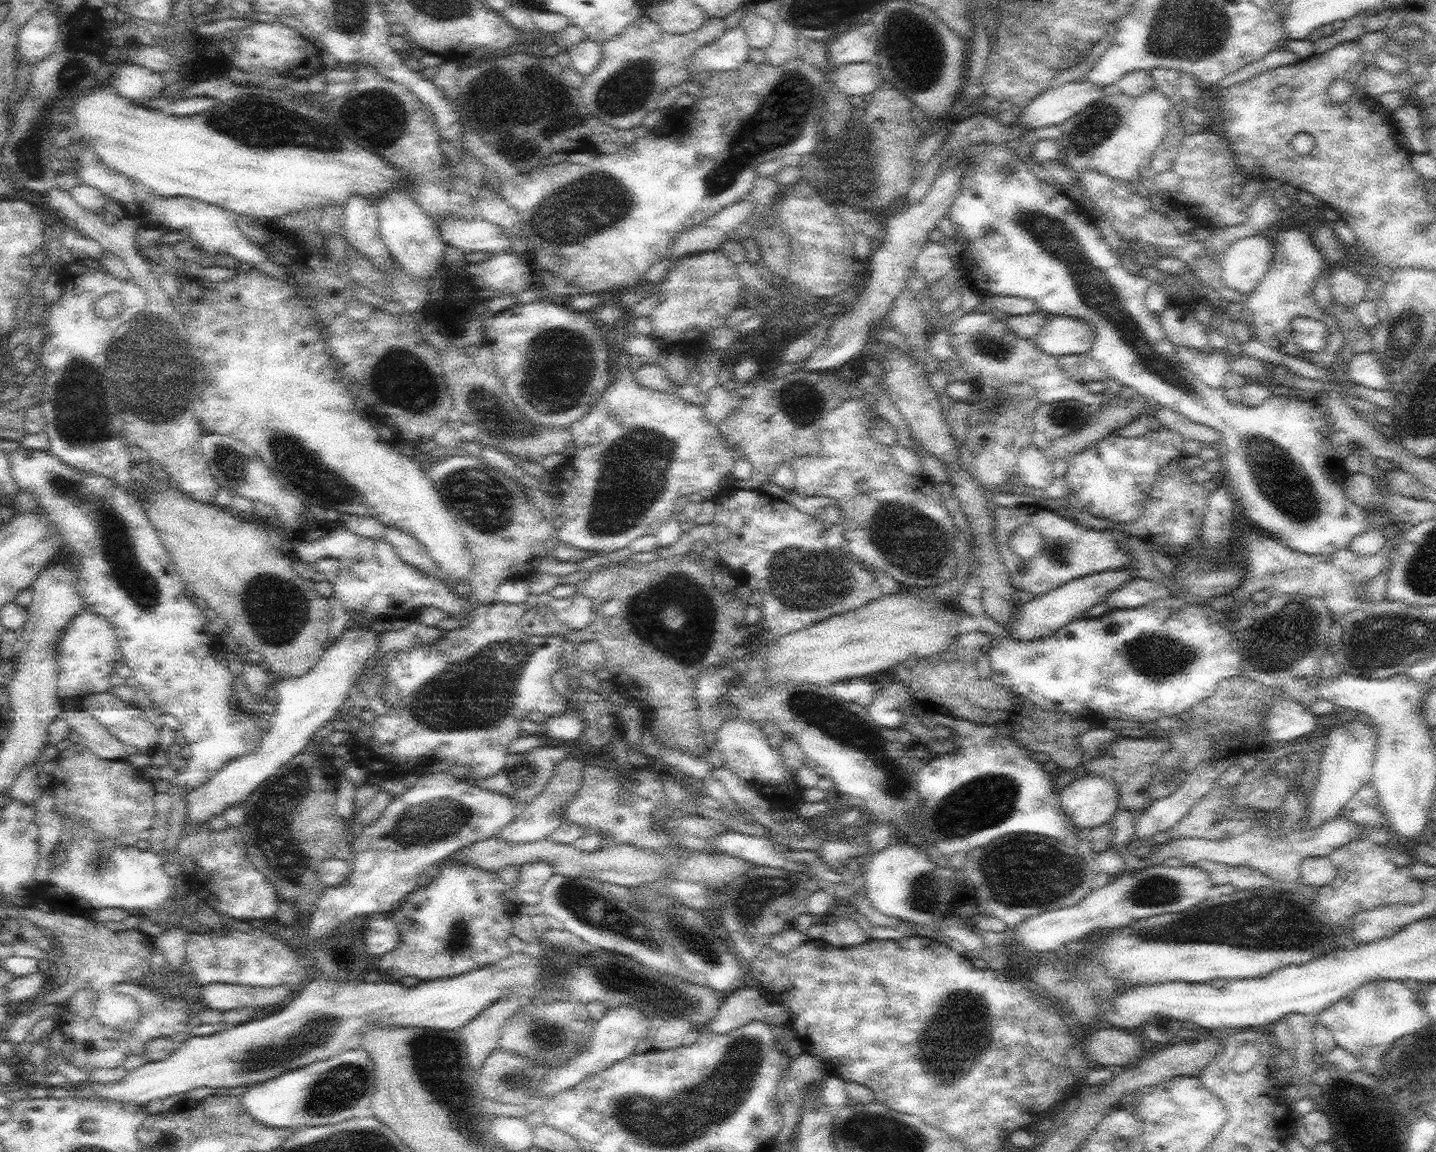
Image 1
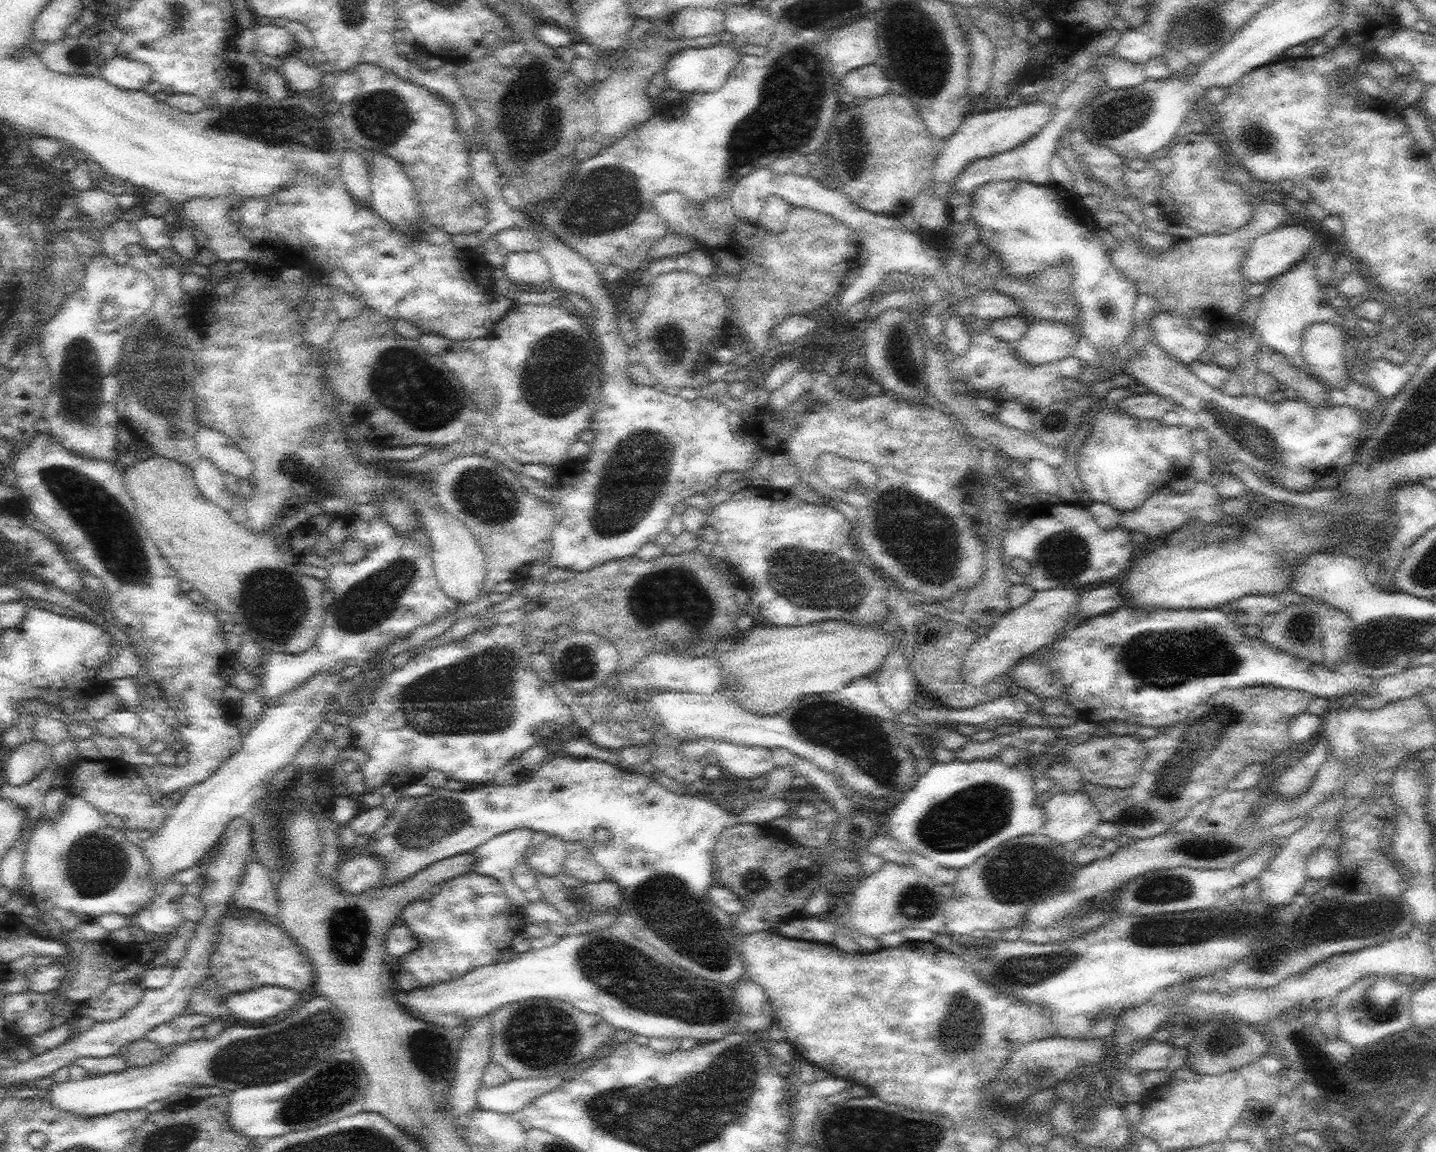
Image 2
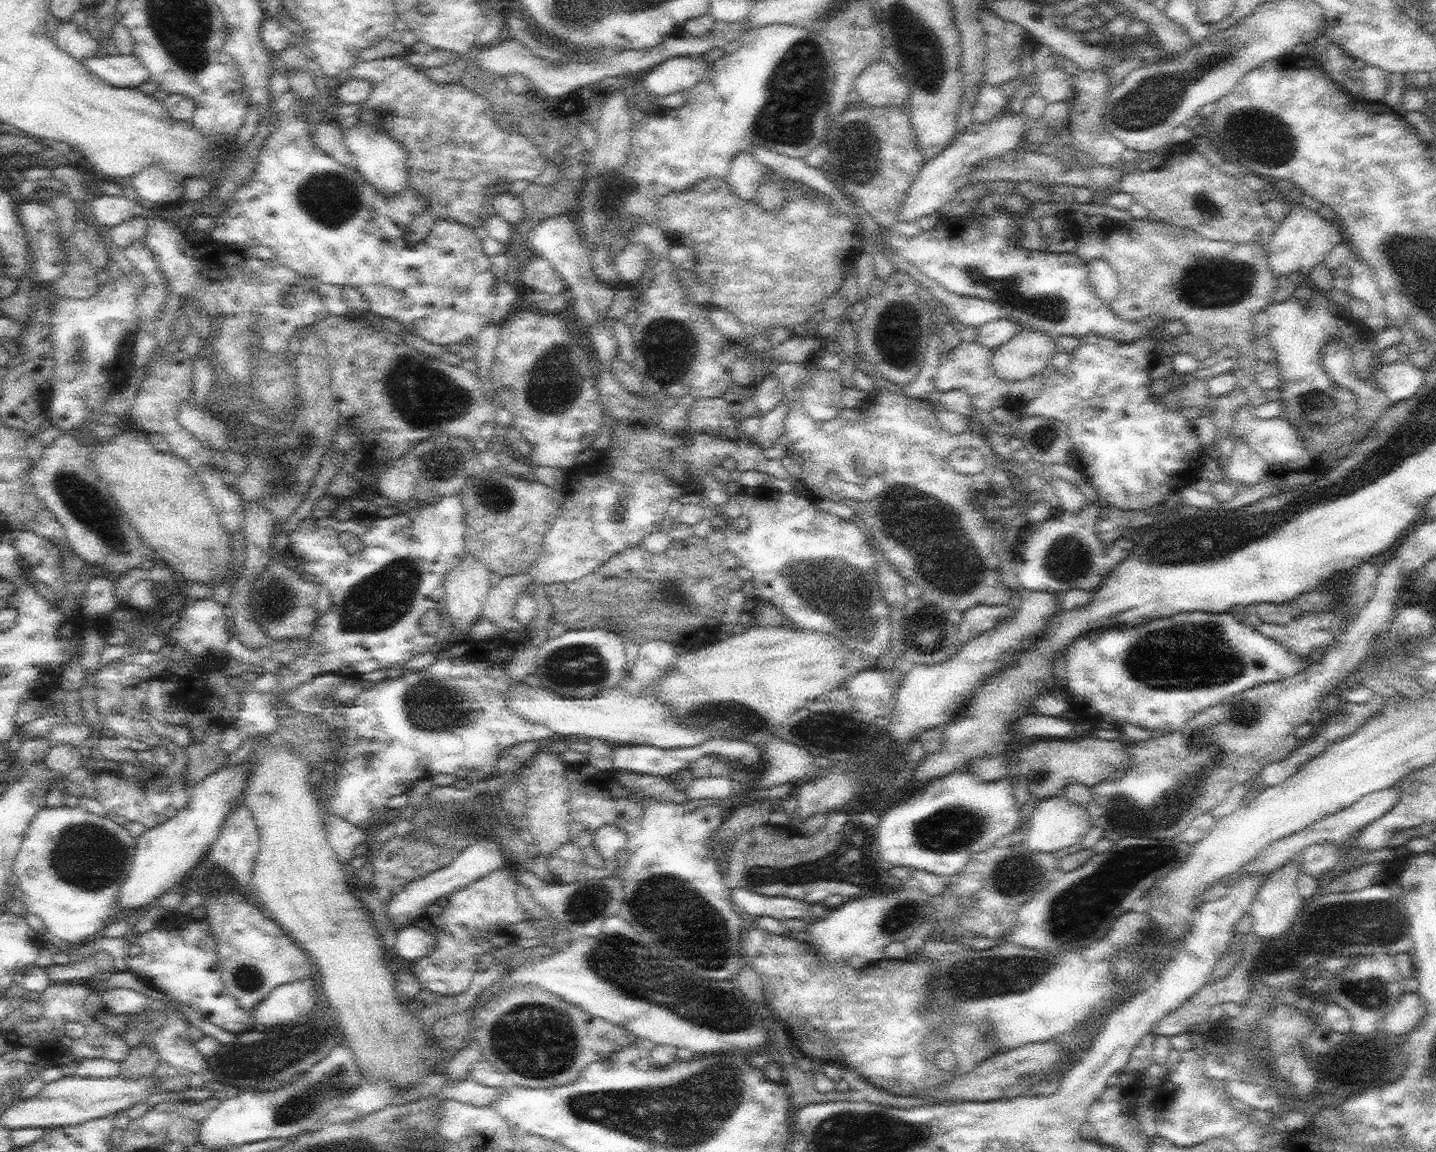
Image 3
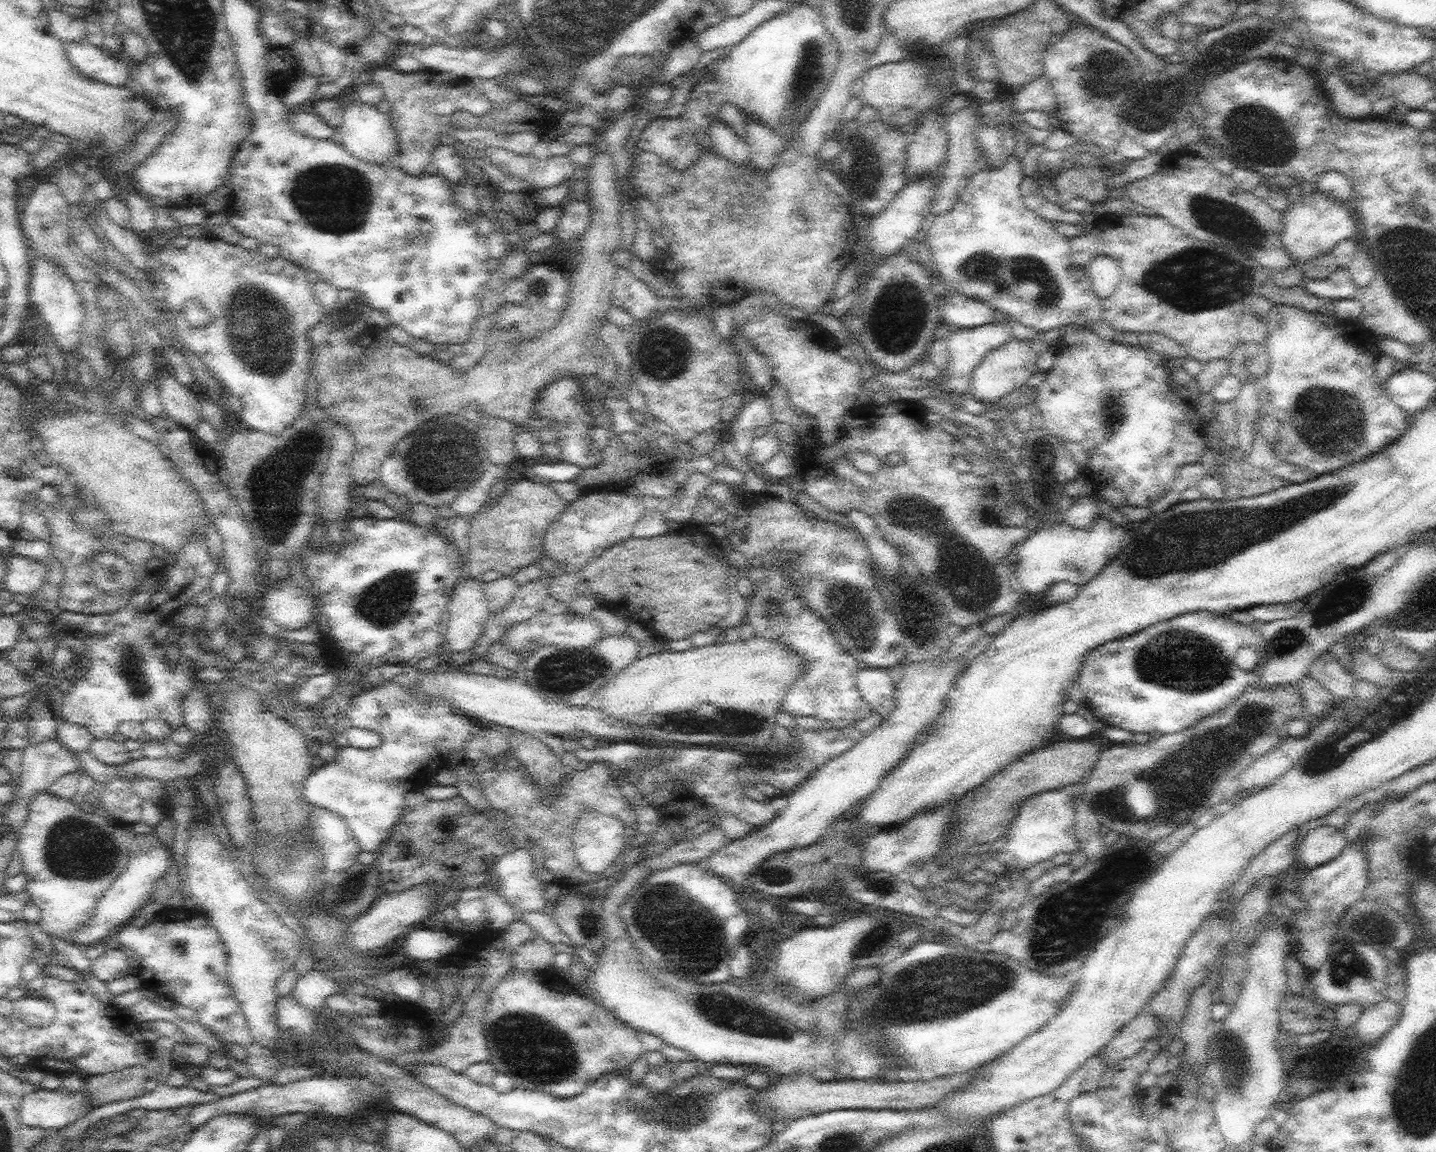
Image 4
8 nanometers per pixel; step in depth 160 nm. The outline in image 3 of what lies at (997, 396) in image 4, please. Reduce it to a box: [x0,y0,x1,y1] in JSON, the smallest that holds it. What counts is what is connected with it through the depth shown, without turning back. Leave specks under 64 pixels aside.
[990,327,1058,380]

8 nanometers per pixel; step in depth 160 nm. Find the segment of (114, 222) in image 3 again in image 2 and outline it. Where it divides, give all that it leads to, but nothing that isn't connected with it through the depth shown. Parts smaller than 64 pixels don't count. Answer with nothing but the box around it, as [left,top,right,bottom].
[73,189,123,228]

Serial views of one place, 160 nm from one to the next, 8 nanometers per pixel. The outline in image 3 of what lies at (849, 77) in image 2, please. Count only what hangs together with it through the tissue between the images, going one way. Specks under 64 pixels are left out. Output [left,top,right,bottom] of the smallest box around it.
[854,60,910,107]

